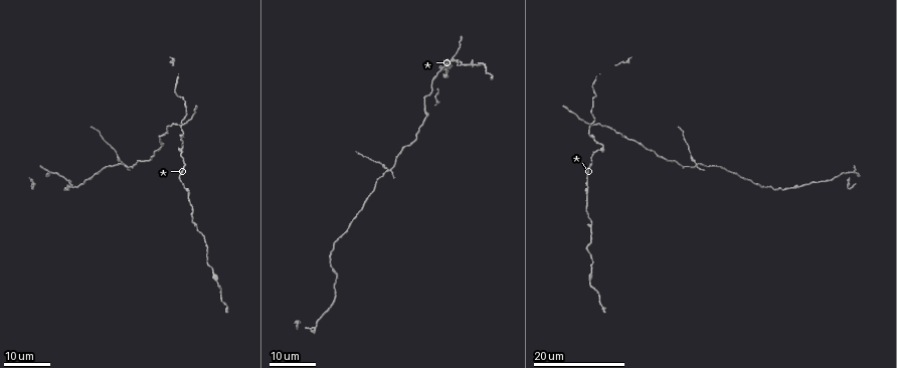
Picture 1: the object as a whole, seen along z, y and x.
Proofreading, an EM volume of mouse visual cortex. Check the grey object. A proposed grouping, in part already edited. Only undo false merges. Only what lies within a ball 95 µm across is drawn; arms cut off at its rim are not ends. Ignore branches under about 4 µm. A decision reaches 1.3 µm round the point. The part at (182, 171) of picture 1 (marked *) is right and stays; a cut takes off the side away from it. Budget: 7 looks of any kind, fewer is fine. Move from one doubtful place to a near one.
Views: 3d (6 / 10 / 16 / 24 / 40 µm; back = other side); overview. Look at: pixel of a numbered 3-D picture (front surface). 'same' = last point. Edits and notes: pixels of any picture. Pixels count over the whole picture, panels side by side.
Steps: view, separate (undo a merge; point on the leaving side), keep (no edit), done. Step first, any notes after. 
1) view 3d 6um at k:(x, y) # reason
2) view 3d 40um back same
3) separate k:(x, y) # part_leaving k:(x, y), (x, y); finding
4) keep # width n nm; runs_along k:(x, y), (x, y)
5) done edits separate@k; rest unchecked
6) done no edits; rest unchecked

view 3d 16um at 1:(592, 125) # four or more arms meet

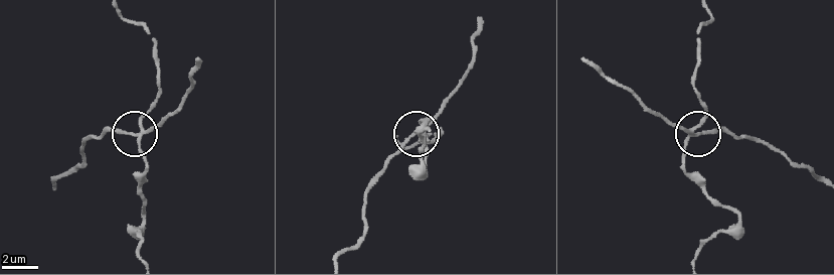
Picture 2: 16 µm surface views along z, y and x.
view 3d 10um at 2:(415, 135)

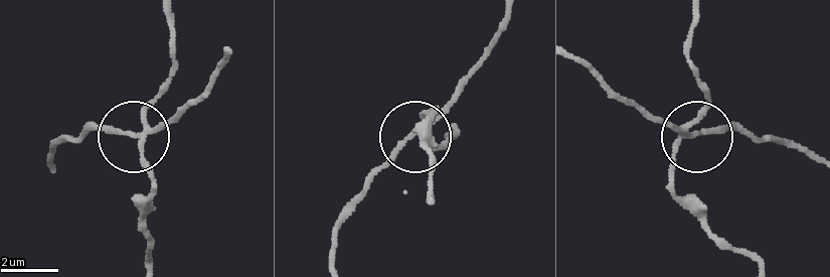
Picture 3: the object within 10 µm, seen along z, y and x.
separate 3:(177, 115) # part_leaving 3:(144, 131), (92, 131), (60, 141), (53, 162); a second cell is stuck on

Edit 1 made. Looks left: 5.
view 3d 24um at 1:(182, 145) # thin neck

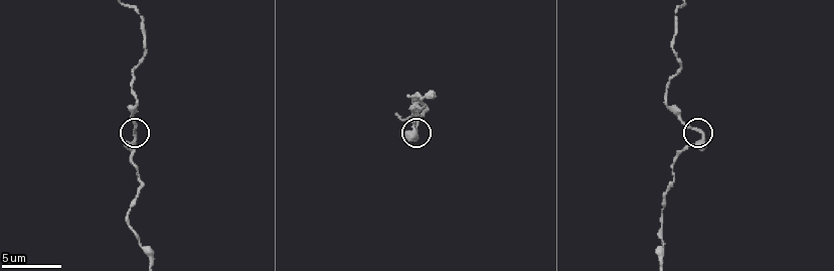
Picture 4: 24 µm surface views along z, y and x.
view 3d 6um at 4:(694, 127)

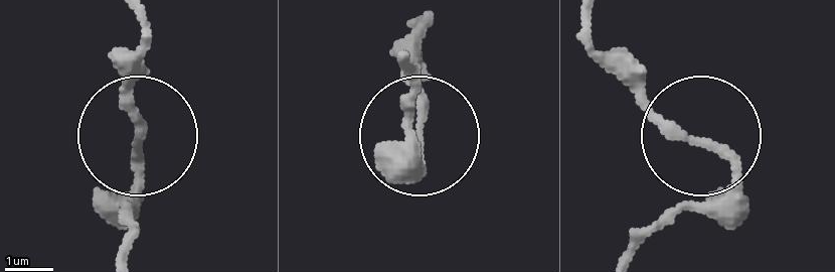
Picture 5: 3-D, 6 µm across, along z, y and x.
keep # runs_along 5:(634, 256), (730, 171), (602, 55); all the same cell

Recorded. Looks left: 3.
view 3d 16um at 1:(479, 63)

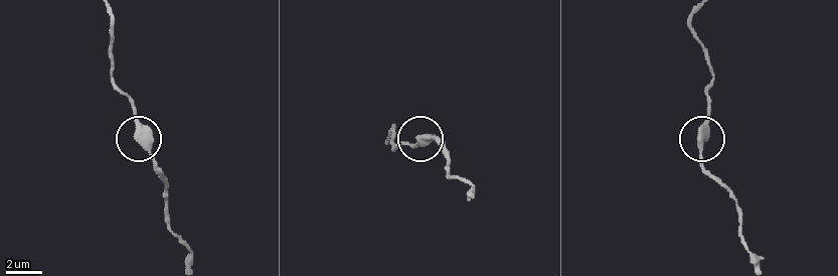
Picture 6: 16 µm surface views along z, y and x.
view 3d 10um at 6:(701, 146)

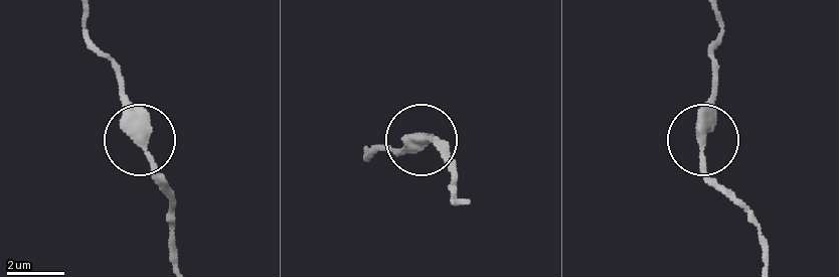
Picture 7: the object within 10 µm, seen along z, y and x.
keep # continuous, no second cell

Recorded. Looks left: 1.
done edits separate@3; rest unchecked

